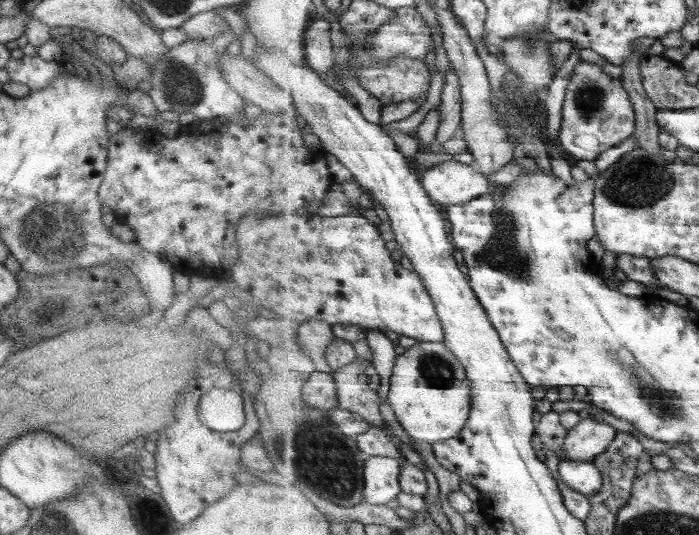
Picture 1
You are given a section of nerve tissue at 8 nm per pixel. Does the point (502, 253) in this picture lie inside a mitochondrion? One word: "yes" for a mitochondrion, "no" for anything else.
yes

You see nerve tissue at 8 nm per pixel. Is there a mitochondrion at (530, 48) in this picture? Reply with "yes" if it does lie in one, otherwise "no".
yes

